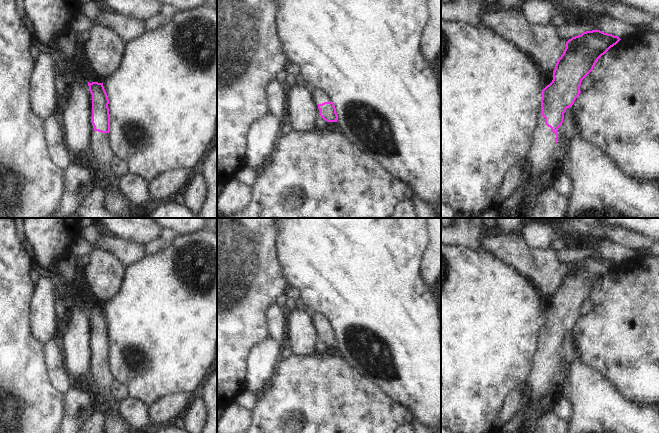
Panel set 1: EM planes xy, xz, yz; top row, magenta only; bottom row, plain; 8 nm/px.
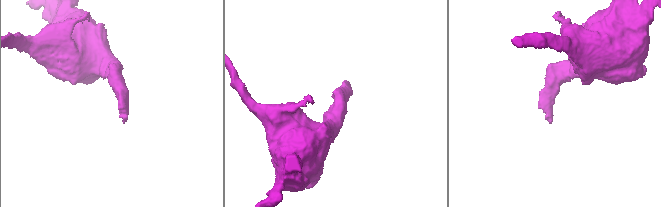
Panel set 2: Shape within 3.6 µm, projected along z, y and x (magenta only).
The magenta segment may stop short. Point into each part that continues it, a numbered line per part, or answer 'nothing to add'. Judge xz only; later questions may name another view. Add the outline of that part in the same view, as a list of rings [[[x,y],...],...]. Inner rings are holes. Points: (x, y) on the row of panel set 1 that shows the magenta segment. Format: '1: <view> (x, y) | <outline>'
1: xz (321, 96) | [[[316,89],[313,92],[314,92],[314,99],[317,101],[318,104],[332,101],[332,97],[322,89]]]

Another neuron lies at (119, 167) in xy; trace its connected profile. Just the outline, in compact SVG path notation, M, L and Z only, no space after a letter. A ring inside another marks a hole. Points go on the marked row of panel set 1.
M115 155L112 162L112 171L117 177L124 176L129 172L129 165Z

